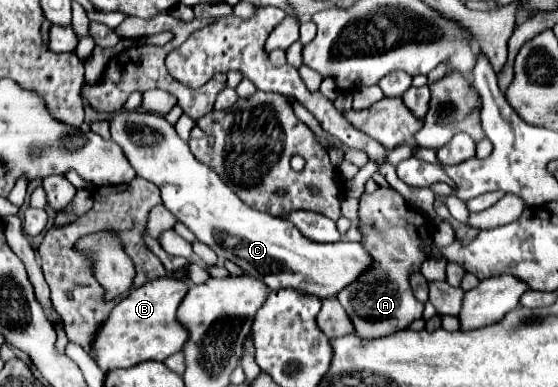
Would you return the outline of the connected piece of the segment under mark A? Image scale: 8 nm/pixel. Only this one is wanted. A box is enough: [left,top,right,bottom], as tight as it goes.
[337,187,431,339]

